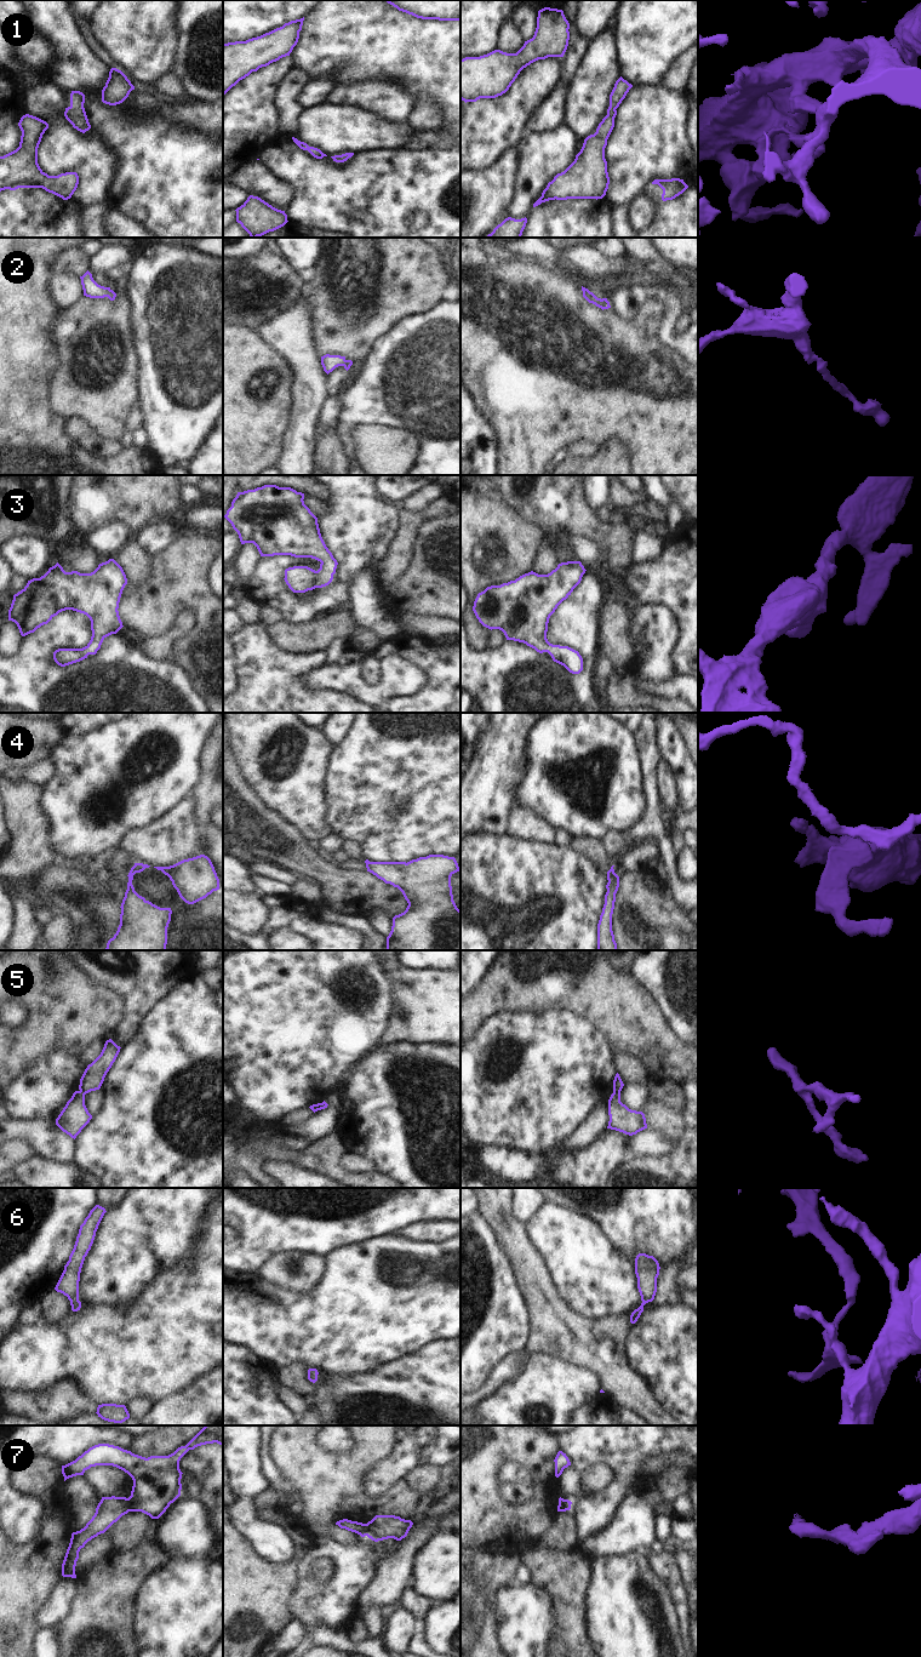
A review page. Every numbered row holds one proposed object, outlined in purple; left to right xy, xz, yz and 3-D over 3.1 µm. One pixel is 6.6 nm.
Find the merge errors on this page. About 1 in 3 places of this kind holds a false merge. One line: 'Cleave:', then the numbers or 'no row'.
Cleave: 5, 7

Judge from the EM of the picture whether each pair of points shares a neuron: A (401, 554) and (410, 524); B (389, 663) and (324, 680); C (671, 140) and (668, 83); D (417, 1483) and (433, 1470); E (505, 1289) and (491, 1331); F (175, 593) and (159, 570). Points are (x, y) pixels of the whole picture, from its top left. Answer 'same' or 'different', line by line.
A: same
B: same
C: different
D: same
E: same
F: same

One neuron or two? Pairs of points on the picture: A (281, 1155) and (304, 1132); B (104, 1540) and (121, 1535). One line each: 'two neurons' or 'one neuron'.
A: two neurons
B: two neurons

